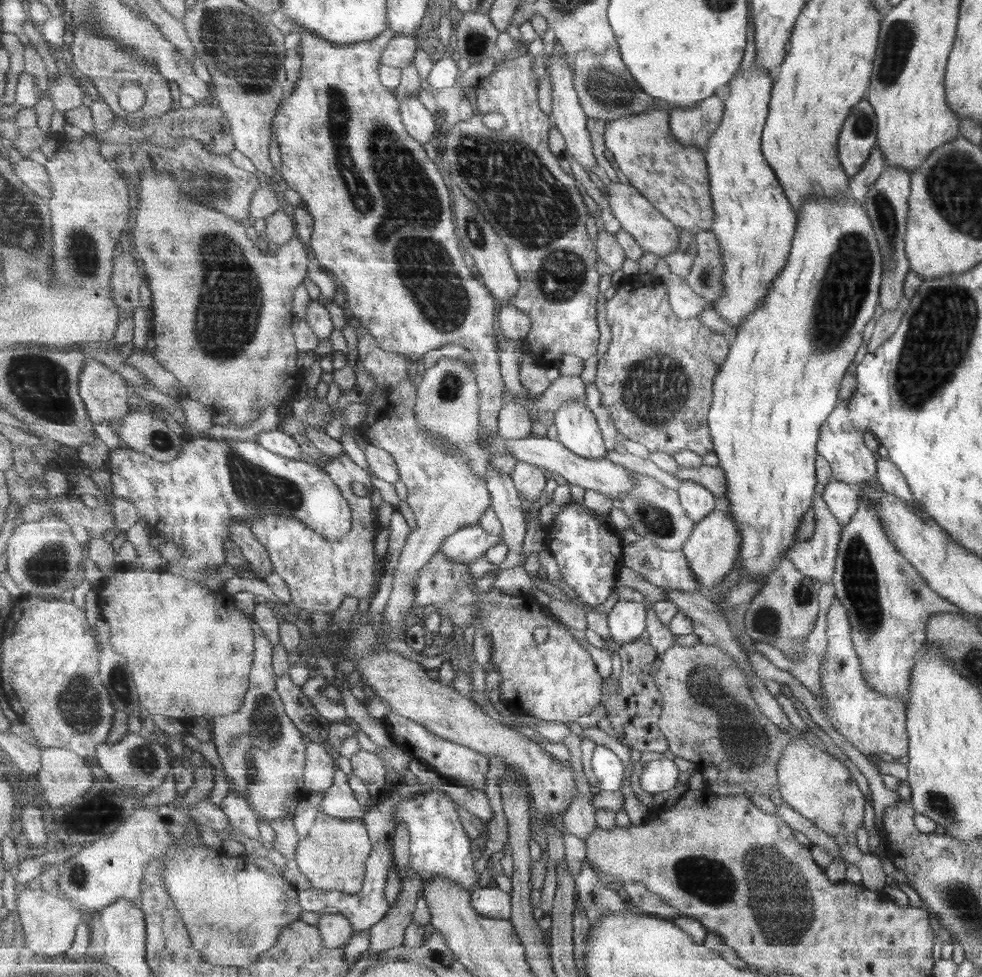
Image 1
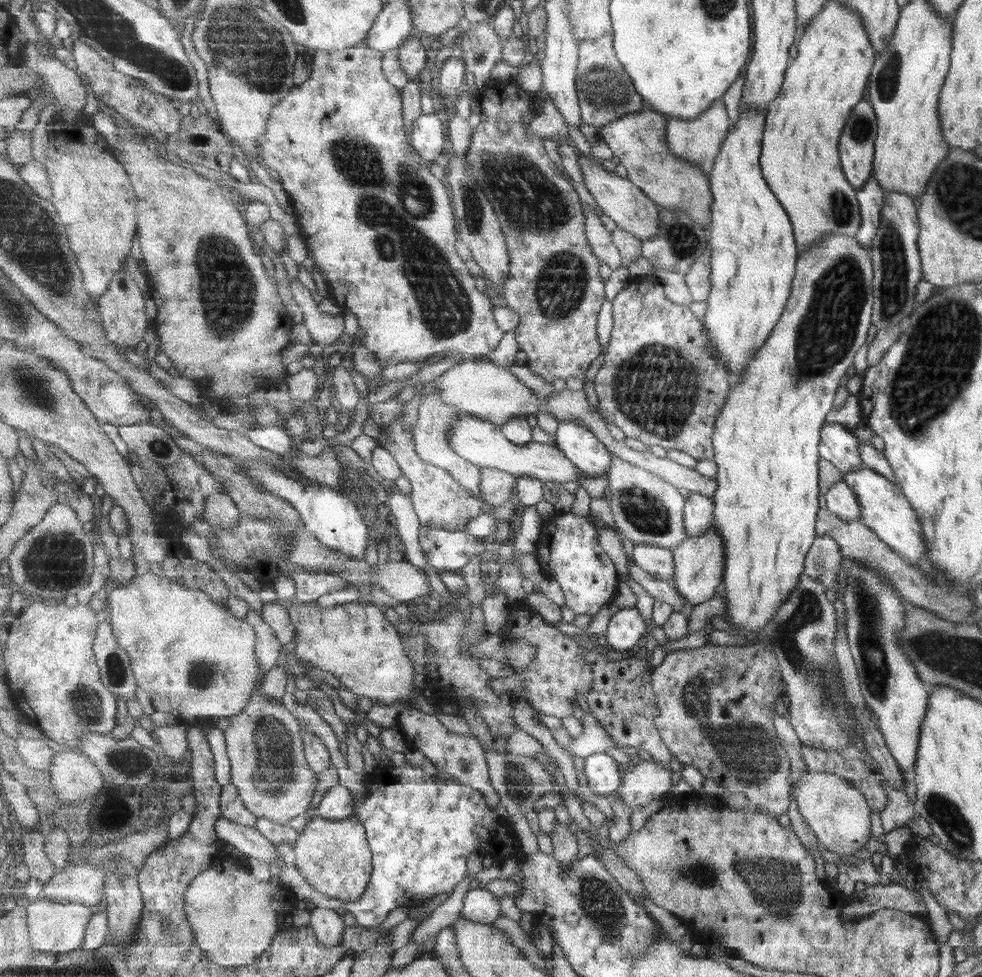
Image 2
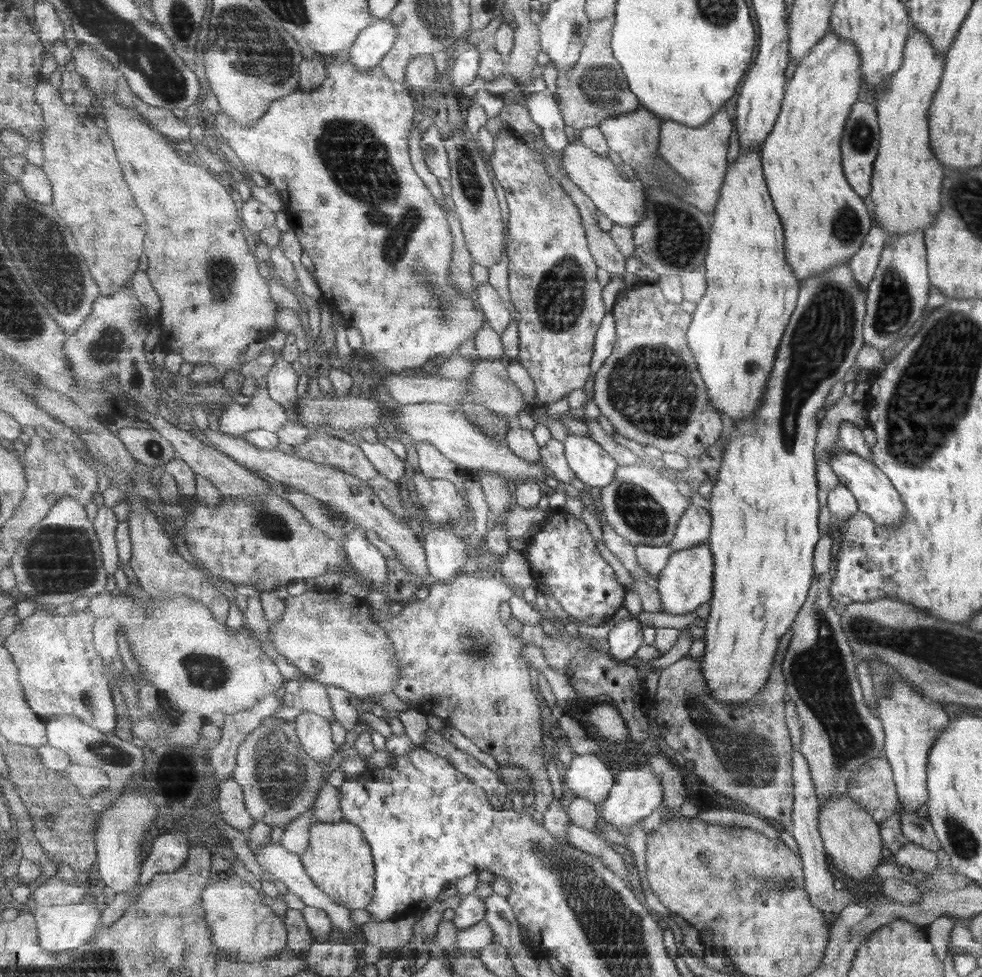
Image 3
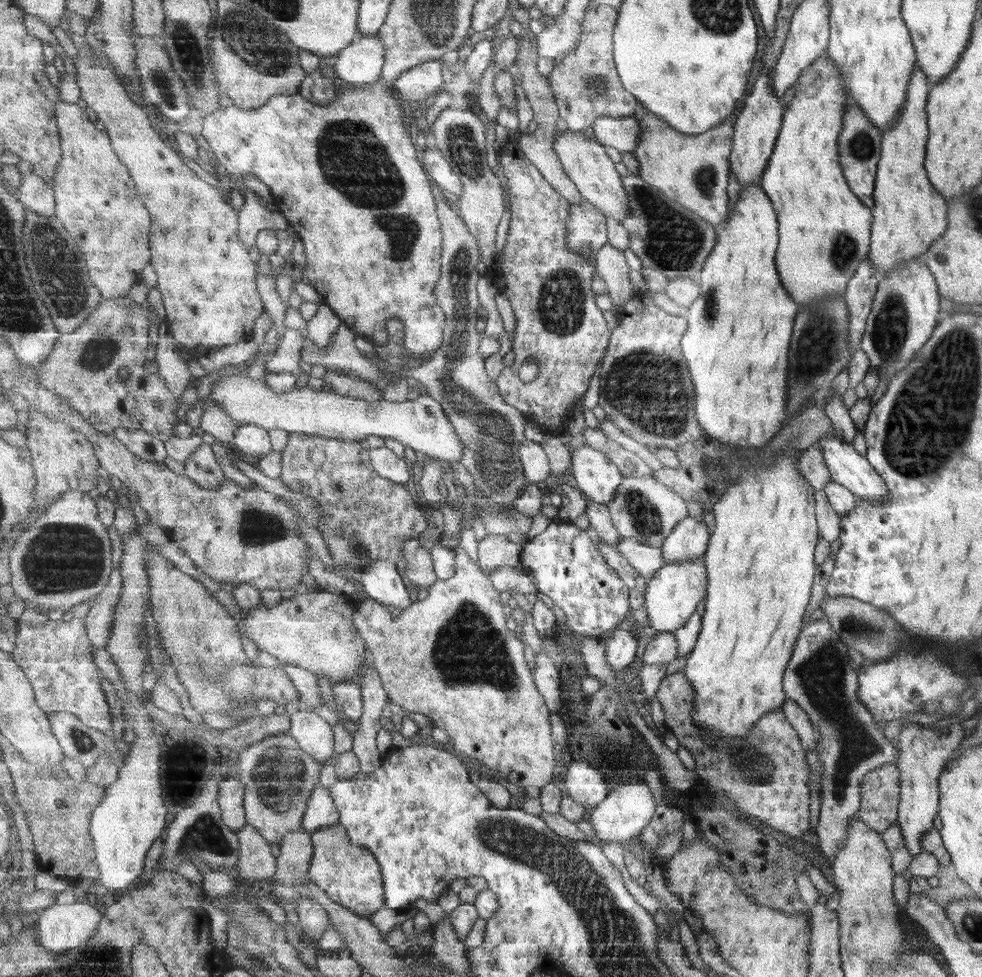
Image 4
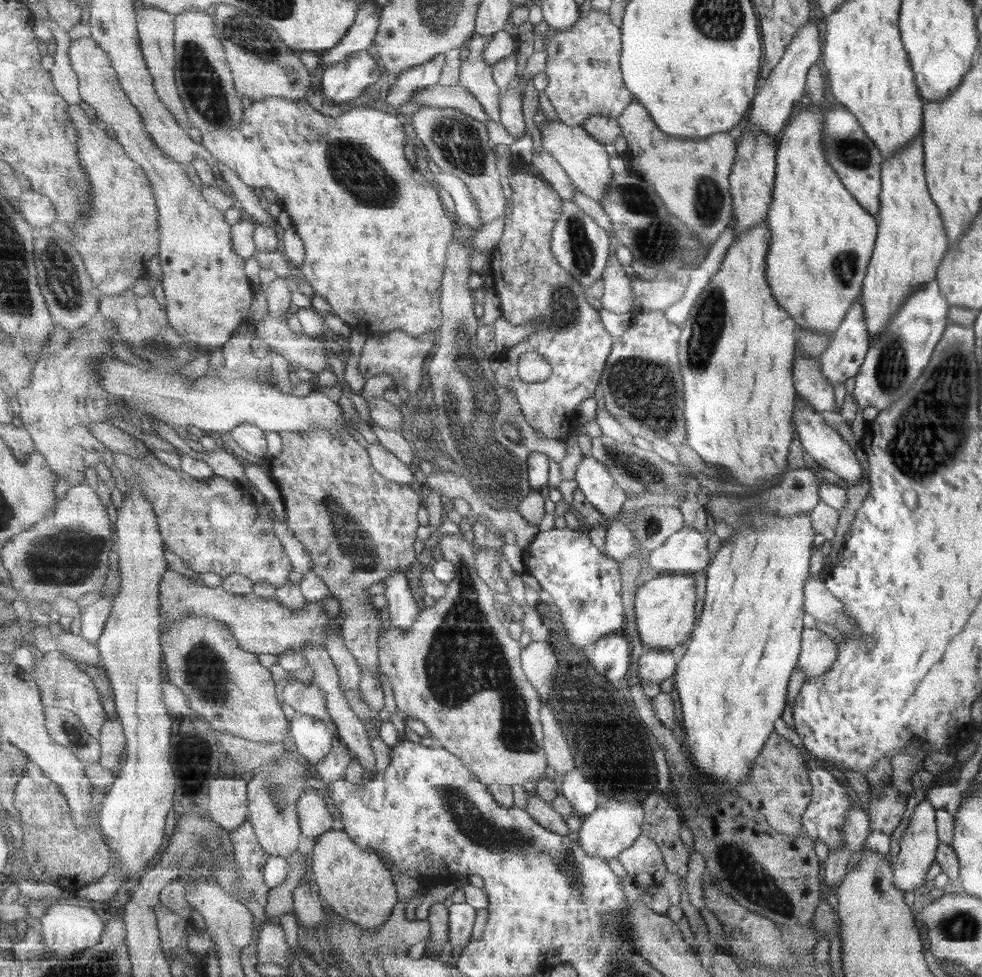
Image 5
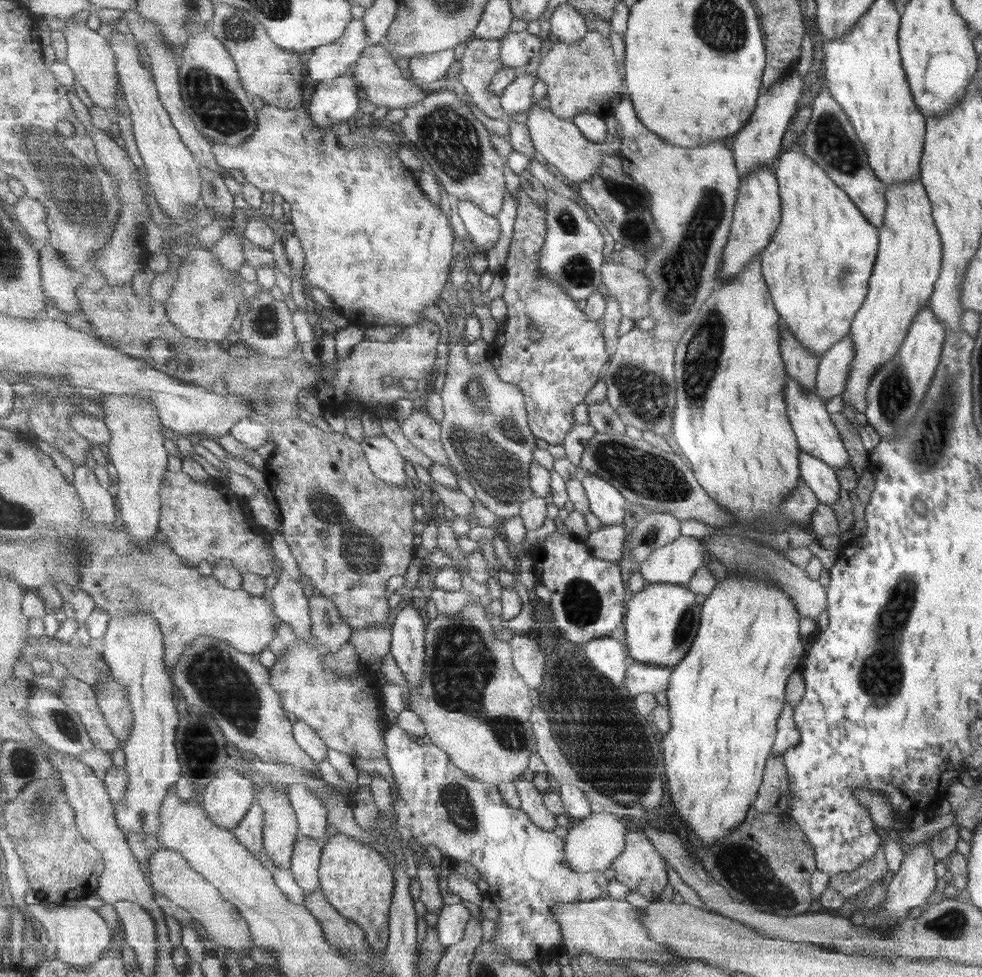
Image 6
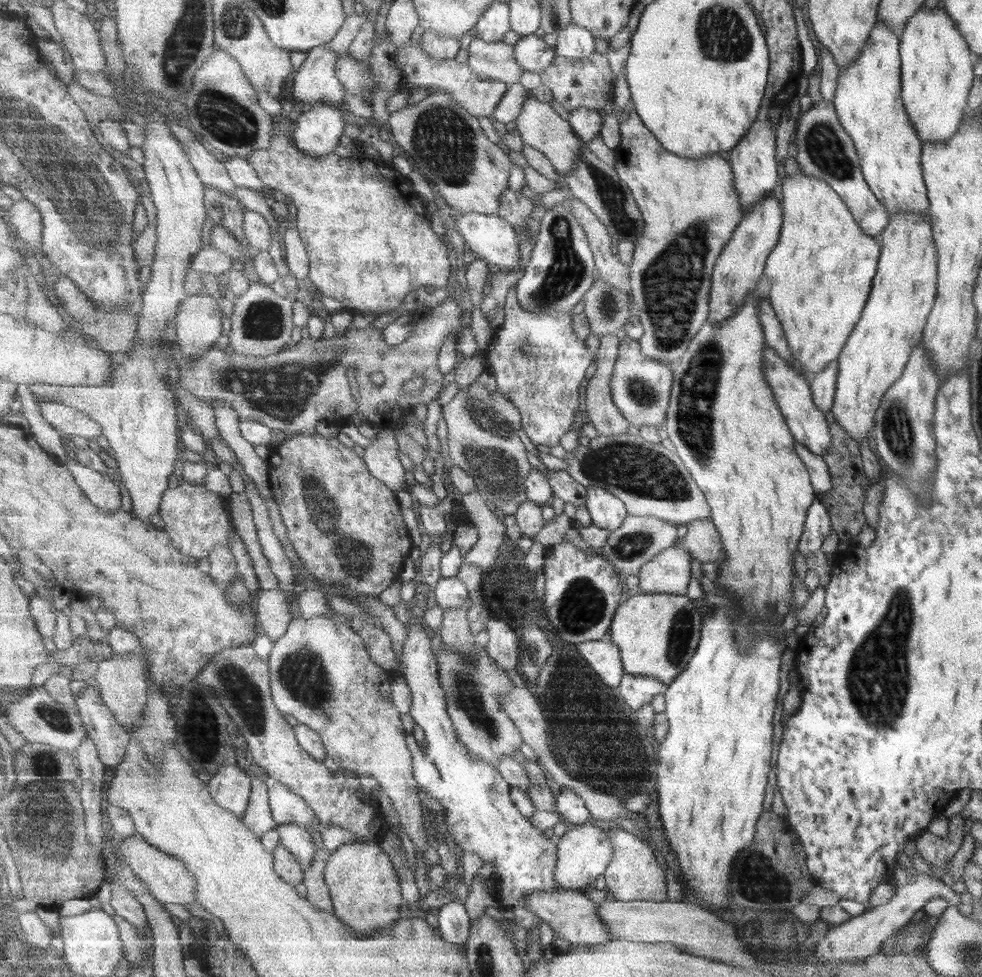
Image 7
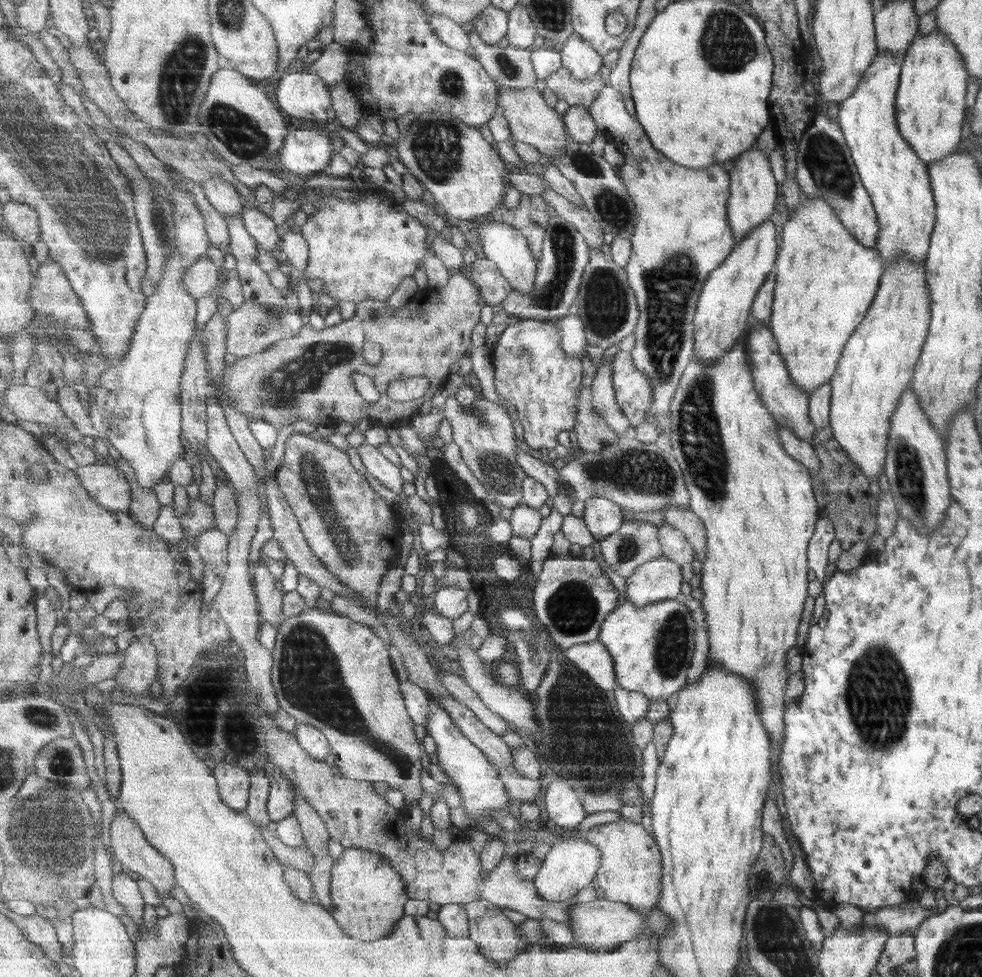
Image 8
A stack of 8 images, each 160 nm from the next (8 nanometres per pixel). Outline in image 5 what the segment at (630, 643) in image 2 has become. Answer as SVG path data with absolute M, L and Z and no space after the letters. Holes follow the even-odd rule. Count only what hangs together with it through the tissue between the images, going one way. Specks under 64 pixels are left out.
M605 635L594 643L590 661L599 674L607 676L611 683L623 686L631 668L631 645L623 635Z

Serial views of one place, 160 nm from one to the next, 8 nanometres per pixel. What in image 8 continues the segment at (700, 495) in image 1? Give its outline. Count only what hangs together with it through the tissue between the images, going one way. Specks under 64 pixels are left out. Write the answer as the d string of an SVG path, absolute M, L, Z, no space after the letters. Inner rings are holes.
M661 557L637 567L627 579L625 597L643 608L661 600L678 599L682 594L681 565Z

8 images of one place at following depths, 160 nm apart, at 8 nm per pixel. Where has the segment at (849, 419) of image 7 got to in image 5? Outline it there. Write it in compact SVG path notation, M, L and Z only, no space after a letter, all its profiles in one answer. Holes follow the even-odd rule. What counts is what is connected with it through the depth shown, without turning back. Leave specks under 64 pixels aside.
M920 134L908 142L902 150L898 150L891 158L886 158L880 162L879 208L875 218L878 235L875 237L871 257L865 268L865 275L861 284L861 296L859 296L869 343L885 329L889 319L893 317L909 295L917 291L923 283L934 281L937 265L941 263L941 257L948 248L939 211L933 204L926 187L922 162L923 151Z

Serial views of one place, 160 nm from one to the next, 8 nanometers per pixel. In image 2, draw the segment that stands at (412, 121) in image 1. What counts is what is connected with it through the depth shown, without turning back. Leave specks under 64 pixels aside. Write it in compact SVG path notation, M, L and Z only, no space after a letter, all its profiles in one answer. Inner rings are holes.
M433 112L431 114L420 114L417 122L413 125L414 148L428 162L437 160L439 156L445 154L445 128L441 122L442 114Z

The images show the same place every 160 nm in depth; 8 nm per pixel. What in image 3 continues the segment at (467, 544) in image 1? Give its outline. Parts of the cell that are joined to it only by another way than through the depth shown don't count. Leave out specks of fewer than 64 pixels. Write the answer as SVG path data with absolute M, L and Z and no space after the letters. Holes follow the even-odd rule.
M422 526L420 536L432 581L451 581L461 574L461 568L469 558L463 538L455 536L448 528L435 526Z

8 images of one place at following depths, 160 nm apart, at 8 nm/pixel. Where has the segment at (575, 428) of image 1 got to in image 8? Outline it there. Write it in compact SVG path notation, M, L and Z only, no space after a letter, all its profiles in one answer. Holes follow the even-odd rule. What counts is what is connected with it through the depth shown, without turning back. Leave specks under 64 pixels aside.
M595 496L586 501L584 521L597 541L601 542L613 535L627 518L622 506L615 501Z

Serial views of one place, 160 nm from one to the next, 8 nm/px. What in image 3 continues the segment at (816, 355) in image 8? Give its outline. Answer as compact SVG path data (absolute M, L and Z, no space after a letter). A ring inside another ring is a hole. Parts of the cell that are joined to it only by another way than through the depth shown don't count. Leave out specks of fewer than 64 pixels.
M829 28L786 82L774 128L759 150L762 175L783 229L785 261L798 282L849 261L870 227L870 210L847 184L840 163L845 119L861 86L859 63L852 42L837 38Z

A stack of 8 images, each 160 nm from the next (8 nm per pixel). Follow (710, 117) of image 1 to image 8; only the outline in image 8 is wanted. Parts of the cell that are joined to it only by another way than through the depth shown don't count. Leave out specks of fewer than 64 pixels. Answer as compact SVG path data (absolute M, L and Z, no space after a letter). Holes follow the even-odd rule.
M611 85L605 87L594 103L589 107L590 113L598 124L598 130L609 141L621 150L625 156L626 165L619 168L619 176L625 184L623 190L628 196L633 197L636 204L637 226L632 242L632 256L626 269L628 282L633 288L639 308L641 308L641 320L636 327L635 346L632 357L635 366L642 370L651 381L655 400L650 414L658 421L660 428L666 436L670 432L671 403L675 399L675 393L682 376L686 374L686 368L693 356L695 344L695 318L698 311L700 296L703 288L710 278L711 272L719 265L733 249L735 245L733 232L726 217L726 200L730 196L729 173L721 167L721 164L712 164L706 169L693 169L671 162L659 149L654 147L644 126L635 116L631 116L624 103L624 93L619 92ZM663 414L669 415L669 419L663 419Z

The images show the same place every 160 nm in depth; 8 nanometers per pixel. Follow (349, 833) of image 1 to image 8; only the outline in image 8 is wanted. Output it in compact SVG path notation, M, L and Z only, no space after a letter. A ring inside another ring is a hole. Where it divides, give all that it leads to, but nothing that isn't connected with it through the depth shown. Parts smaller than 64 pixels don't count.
M345 847L343 856L336 861L332 870L332 904L327 909L350 937L363 941L381 940L391 934L398 922L406 915L406 904L409 899L406 882L384 856L362 848Z

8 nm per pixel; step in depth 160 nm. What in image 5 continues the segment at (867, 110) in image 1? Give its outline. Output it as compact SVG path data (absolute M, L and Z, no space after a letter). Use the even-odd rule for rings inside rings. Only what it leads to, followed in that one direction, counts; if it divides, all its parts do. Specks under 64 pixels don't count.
M833 103L822 114L820 138L827 164L835 171L845 190L867 214L876 218L879 208L879 177L882 158L879 156L879 151L875 145L865 136L857 119L839 103Z

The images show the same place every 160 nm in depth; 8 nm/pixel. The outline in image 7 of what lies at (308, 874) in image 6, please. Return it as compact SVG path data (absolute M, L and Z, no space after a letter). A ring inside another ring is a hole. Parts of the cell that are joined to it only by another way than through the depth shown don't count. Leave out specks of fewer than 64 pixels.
M291 823L279 825L277 832L279 841L293 853L293 856L303 867L303 872L307 872L306 870L313 864L318 853L313 835L305 827Z

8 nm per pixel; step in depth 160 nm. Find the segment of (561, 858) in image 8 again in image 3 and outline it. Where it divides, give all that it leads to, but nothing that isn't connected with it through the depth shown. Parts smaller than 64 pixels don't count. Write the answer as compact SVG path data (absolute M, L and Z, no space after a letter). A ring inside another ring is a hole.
M647 764L627 770L616 778L616 784L603 803L600 817L602 821L609 823L613 828L621 828L621 826L633 828L636 824L641 823L643 818L653 814L663 802L664 791L663 785L661 785L661 777L657 777L653 771L653 766Z

